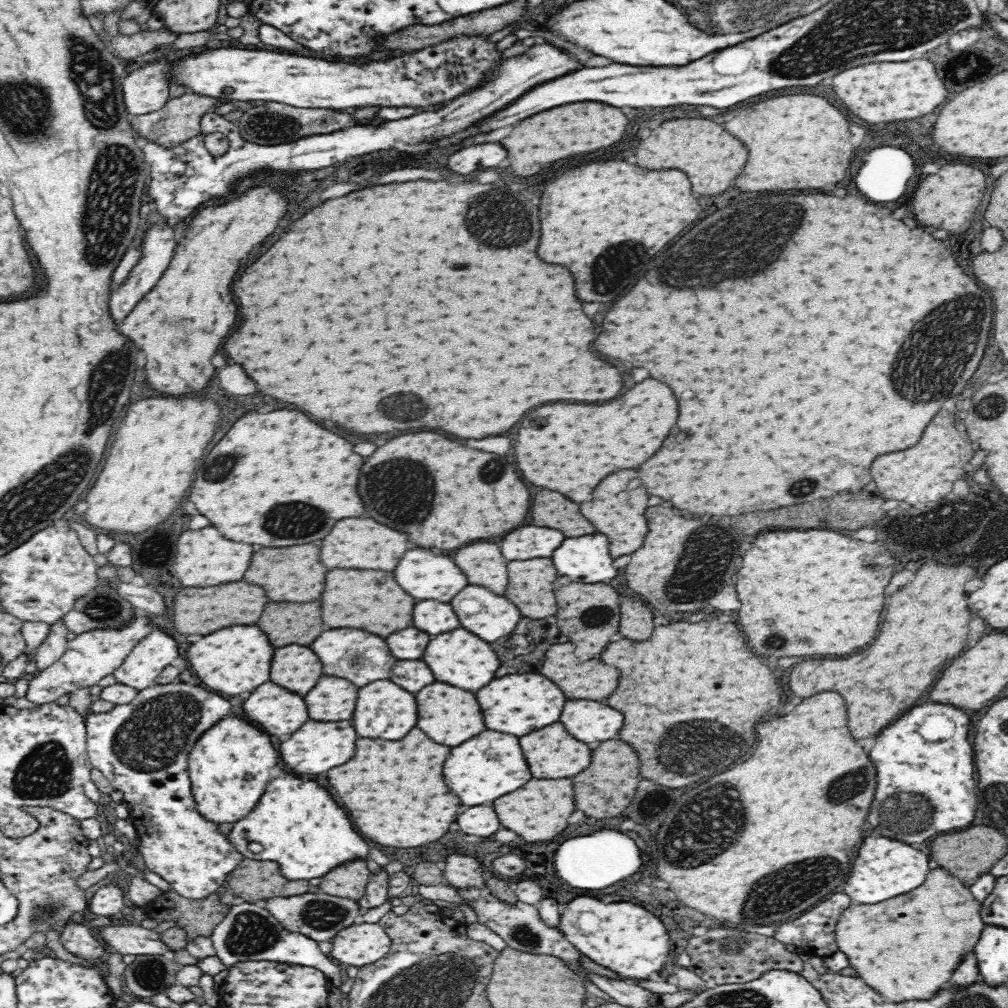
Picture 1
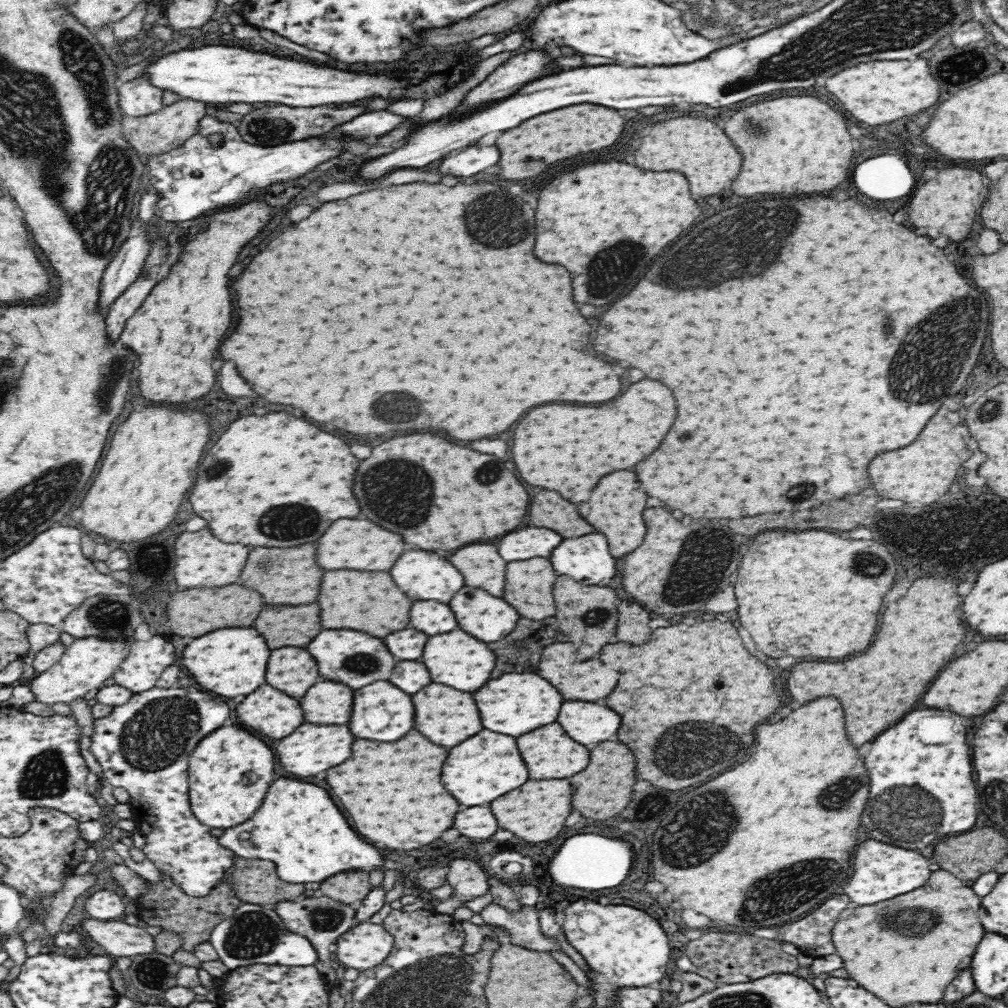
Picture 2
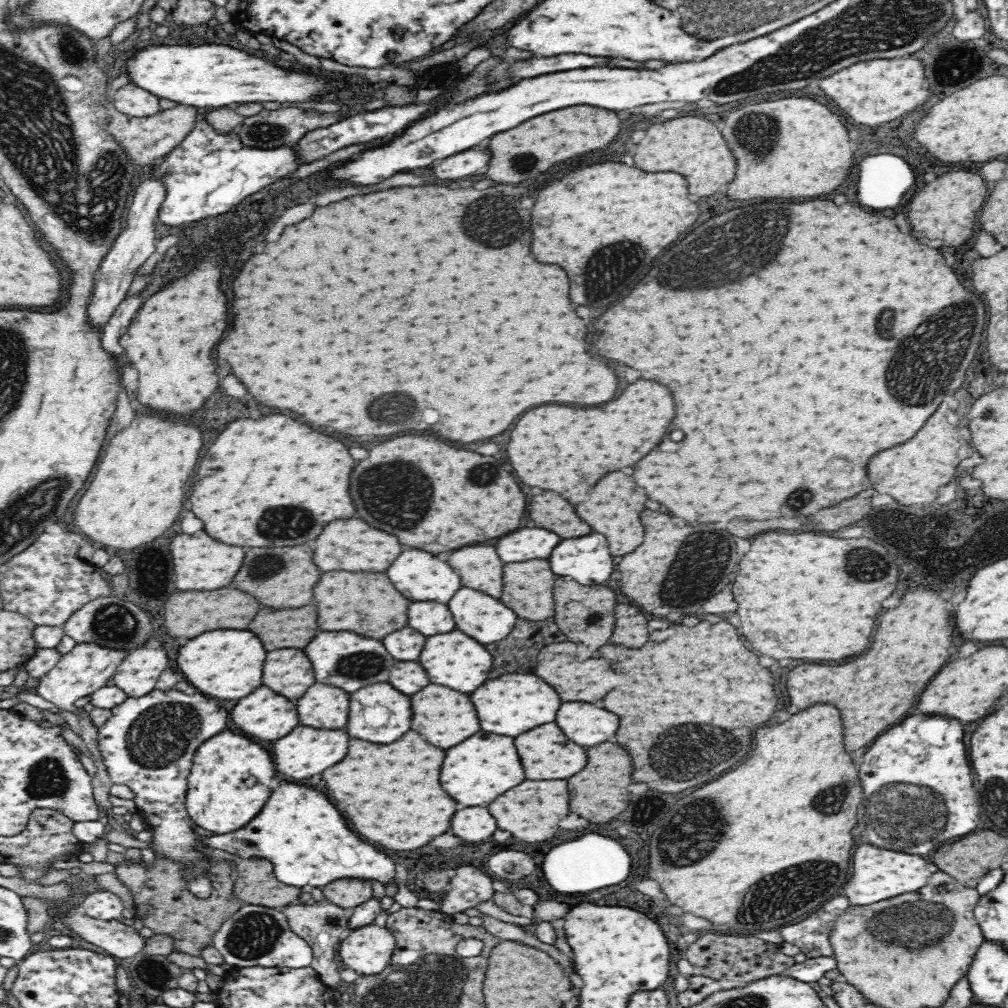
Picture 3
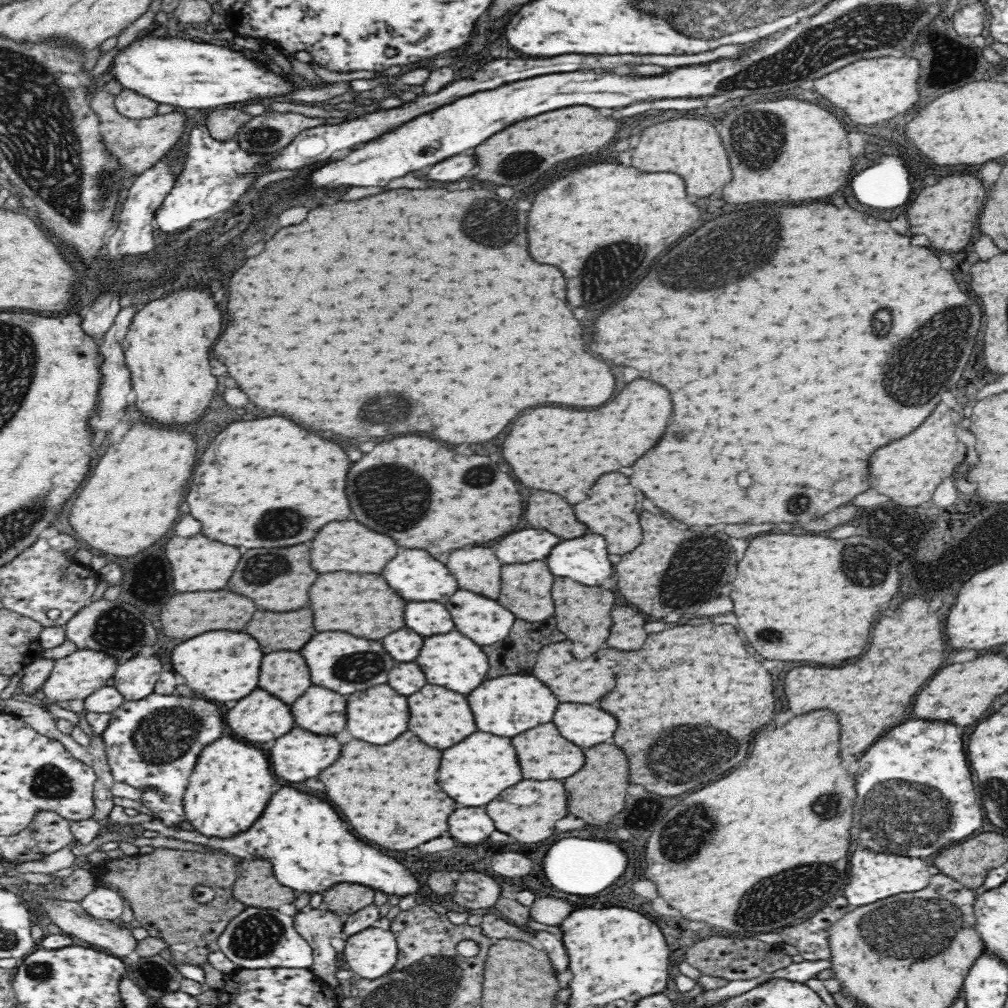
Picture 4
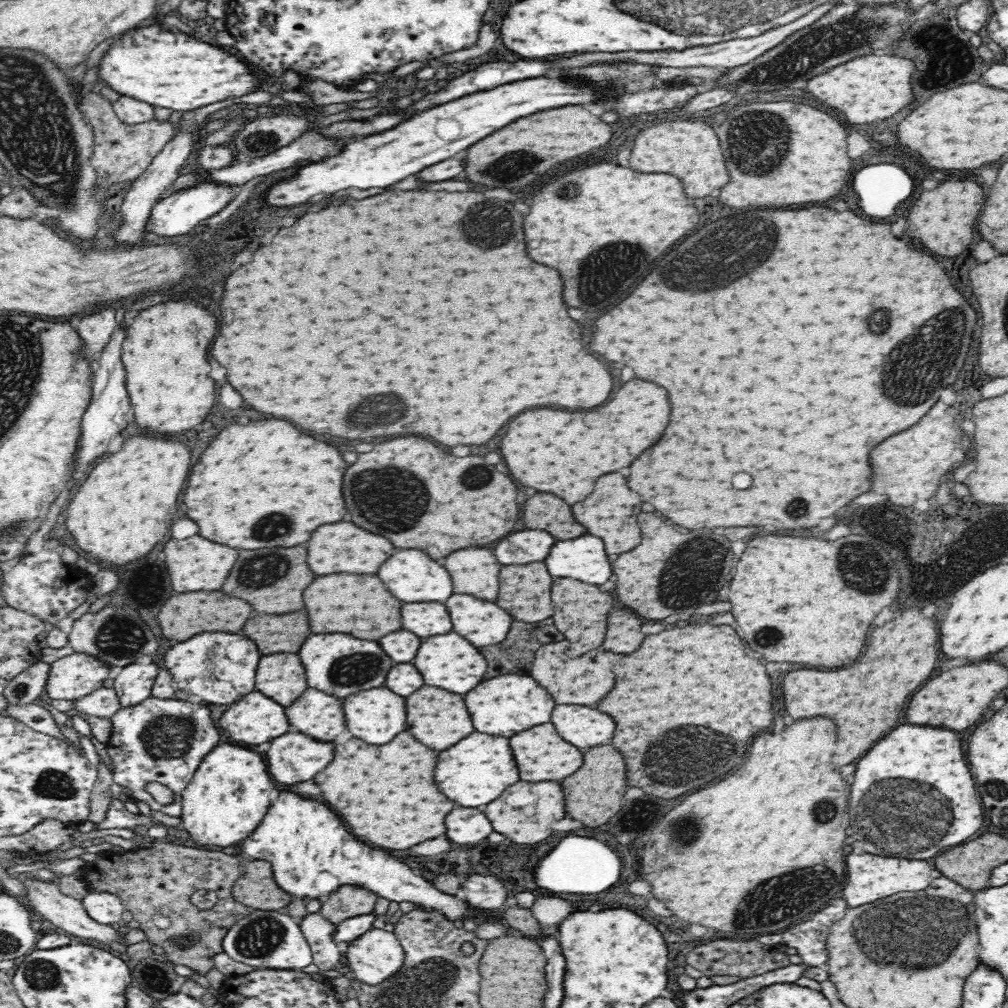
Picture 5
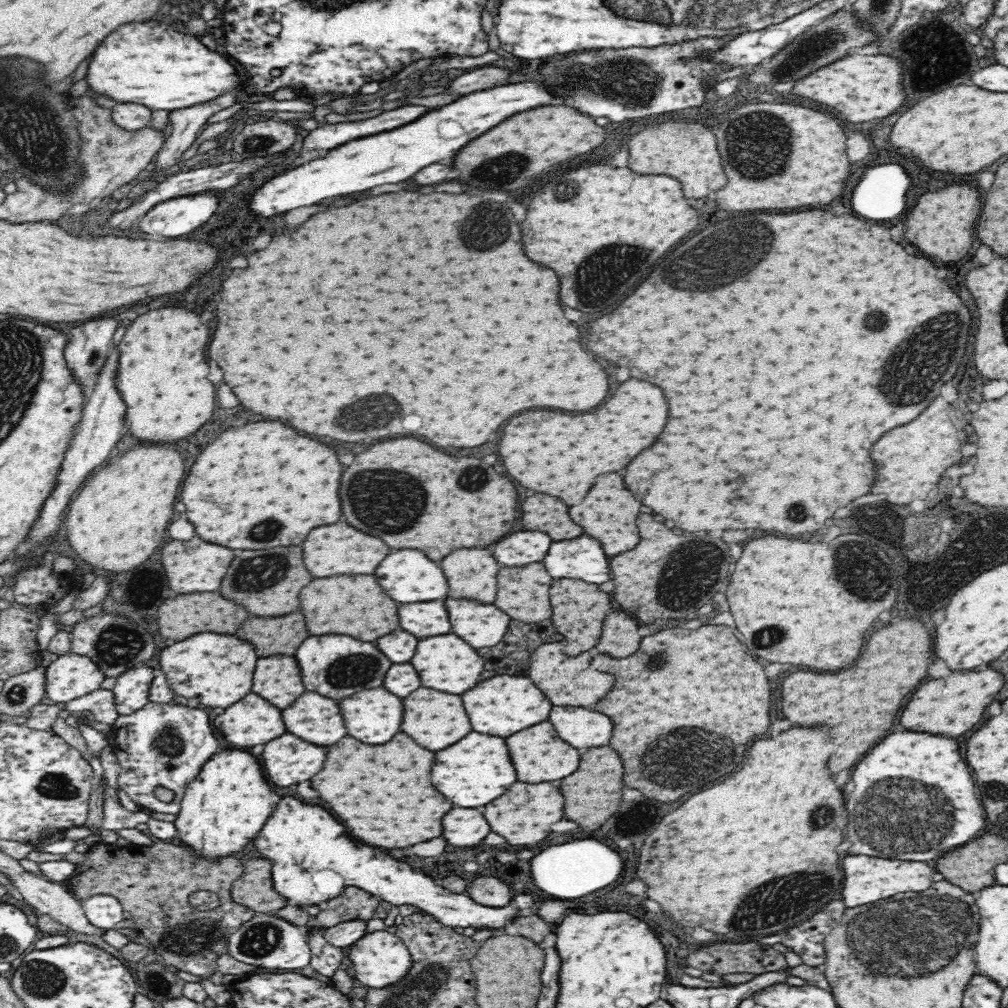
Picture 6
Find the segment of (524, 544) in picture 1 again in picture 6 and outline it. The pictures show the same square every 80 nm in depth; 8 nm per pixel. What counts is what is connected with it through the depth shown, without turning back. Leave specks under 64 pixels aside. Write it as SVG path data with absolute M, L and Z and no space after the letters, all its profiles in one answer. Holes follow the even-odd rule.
M516 532L494 544L492 556L504 566L542 562L552 538L546 532Z

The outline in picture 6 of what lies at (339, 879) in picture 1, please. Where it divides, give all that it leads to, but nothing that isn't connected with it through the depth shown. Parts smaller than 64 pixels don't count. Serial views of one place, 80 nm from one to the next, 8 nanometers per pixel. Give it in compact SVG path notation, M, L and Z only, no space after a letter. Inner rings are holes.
M346 887L337 898L324 902L317 917L310 917L309 926L330 928L354 919L372 919L380 899L358 887Z

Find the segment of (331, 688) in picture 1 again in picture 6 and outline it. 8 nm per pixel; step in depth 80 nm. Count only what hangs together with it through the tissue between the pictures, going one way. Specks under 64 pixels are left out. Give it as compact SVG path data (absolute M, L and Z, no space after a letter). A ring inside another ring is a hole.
M304 692L282 712L288 732L312 744L330 746L346 736L346 726L338 704L322 694Z

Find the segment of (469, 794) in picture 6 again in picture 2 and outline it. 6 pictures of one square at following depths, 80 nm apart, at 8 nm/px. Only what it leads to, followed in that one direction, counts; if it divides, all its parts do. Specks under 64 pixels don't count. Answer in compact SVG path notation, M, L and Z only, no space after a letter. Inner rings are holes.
M482 730L470 740L450 748L442 768L442 782L446 790L464 806L486 806L498 796L522 786L526 780L528 768L518 752L516 738L490 730Z

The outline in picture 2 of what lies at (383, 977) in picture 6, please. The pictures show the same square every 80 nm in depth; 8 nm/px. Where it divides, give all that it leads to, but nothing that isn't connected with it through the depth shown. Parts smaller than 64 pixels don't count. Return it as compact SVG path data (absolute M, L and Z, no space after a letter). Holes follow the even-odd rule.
M366 920L338 936L336 945L338 960L360 971L381 964L392 952L394 937L381 924Z

